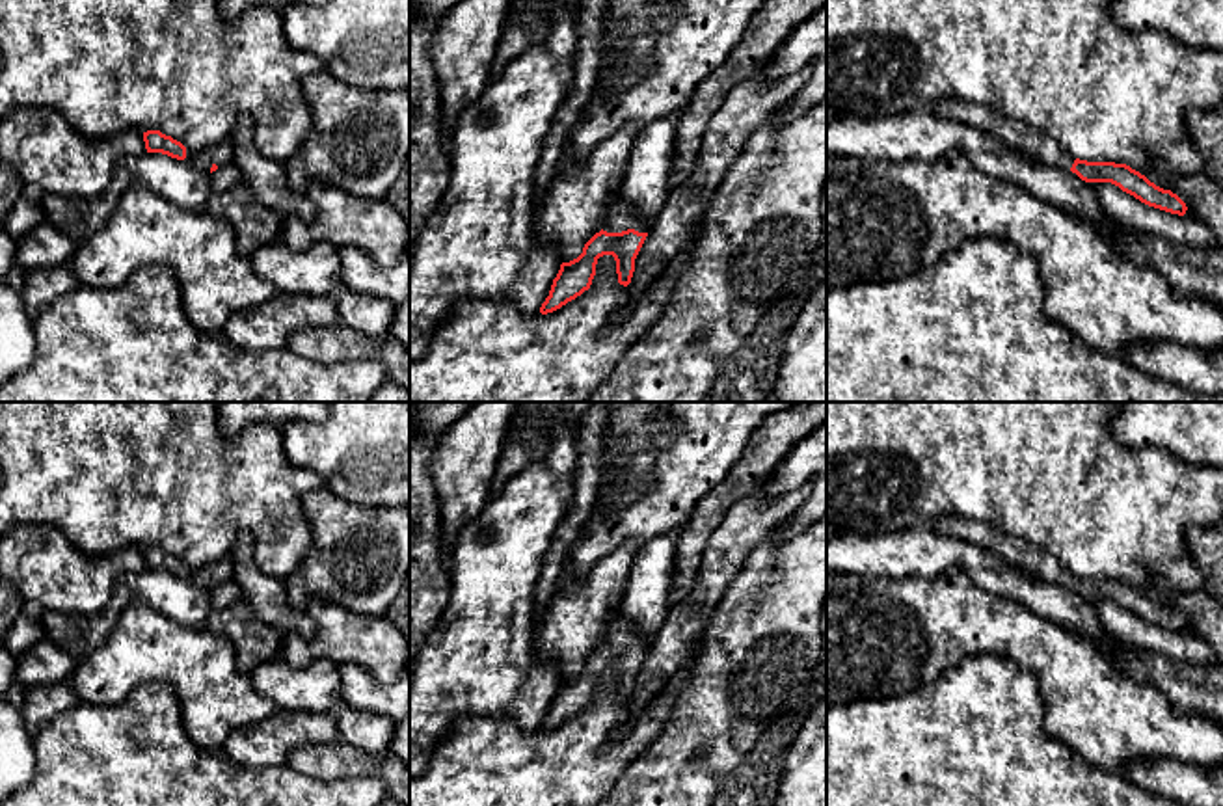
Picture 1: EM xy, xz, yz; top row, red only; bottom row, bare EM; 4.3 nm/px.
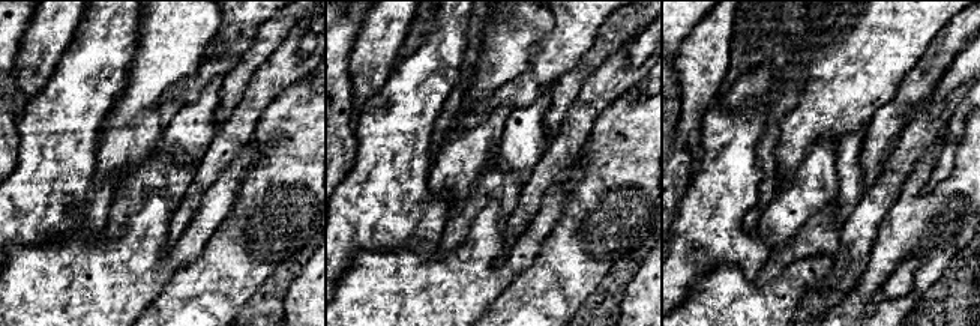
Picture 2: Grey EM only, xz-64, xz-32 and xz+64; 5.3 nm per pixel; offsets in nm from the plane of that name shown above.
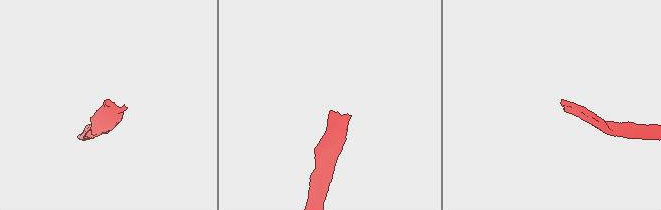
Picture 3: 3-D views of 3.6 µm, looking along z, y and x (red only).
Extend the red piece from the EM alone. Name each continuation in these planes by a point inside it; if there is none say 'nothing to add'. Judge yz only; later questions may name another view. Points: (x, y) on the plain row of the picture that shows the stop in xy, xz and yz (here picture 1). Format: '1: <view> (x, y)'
1: yz (1013, 550)

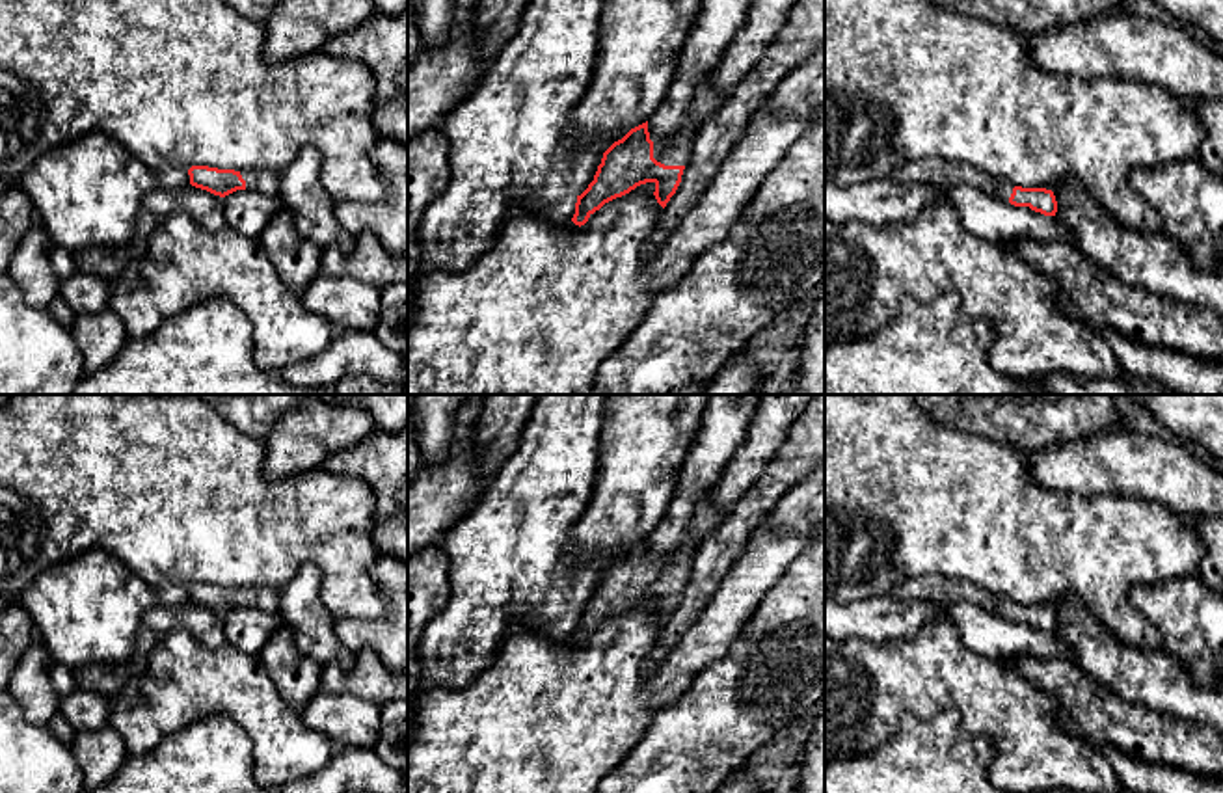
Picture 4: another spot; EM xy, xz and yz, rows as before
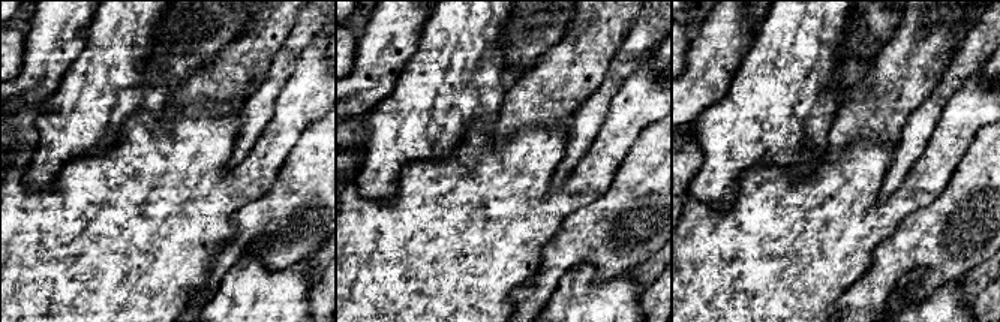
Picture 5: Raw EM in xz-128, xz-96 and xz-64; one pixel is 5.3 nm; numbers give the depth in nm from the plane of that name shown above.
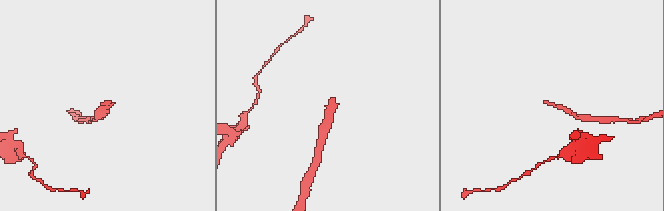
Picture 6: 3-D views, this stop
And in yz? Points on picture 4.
1: yz (937, 589)

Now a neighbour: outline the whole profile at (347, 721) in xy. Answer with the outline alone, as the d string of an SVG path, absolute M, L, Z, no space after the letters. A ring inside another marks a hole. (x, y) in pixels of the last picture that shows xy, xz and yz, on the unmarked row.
M318 691L300 713L305 726L322 733L337 748L372 748L380 735L380 706L344 692L331 694Z

